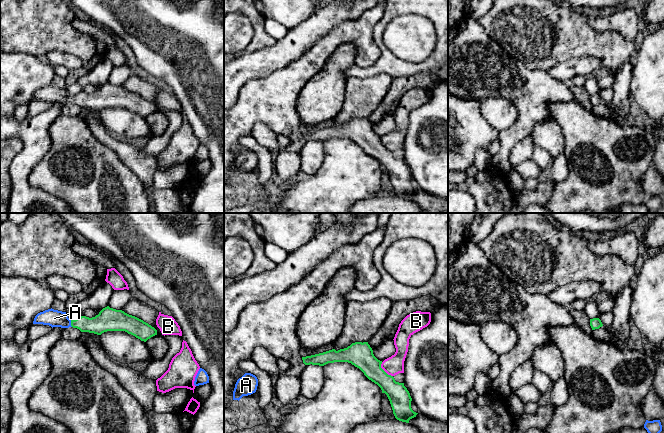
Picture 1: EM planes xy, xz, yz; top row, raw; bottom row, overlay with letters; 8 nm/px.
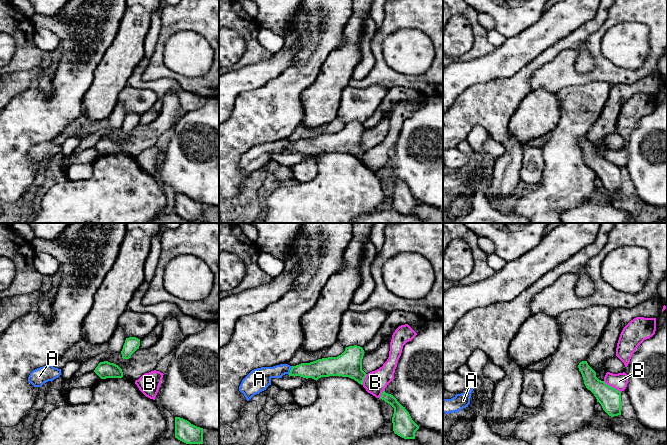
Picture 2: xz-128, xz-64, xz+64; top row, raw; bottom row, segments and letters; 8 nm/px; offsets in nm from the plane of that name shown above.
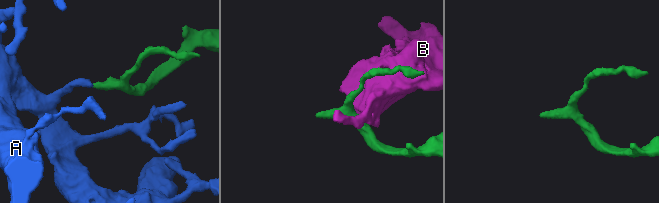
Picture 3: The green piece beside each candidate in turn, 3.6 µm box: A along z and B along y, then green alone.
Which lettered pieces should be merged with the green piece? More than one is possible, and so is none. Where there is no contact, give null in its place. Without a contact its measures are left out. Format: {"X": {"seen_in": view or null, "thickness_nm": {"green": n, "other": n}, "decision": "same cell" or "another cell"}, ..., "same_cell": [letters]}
{"A": {"seen_in": "xy", "thickness_nm": {"green": 150, "other": 140}, "decision": "same cell"}, "B": {"seen_in": "xz", "thickness_nm": {"green": 200, "other": 150}, "decision": "another cell"}, "same_cell": ["A"]}

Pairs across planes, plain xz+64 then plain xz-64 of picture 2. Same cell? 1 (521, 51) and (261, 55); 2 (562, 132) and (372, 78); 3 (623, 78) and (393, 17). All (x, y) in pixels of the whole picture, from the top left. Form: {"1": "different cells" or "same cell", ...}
{"1": "different cells", "2": "different cells", "3": "same cell"}

